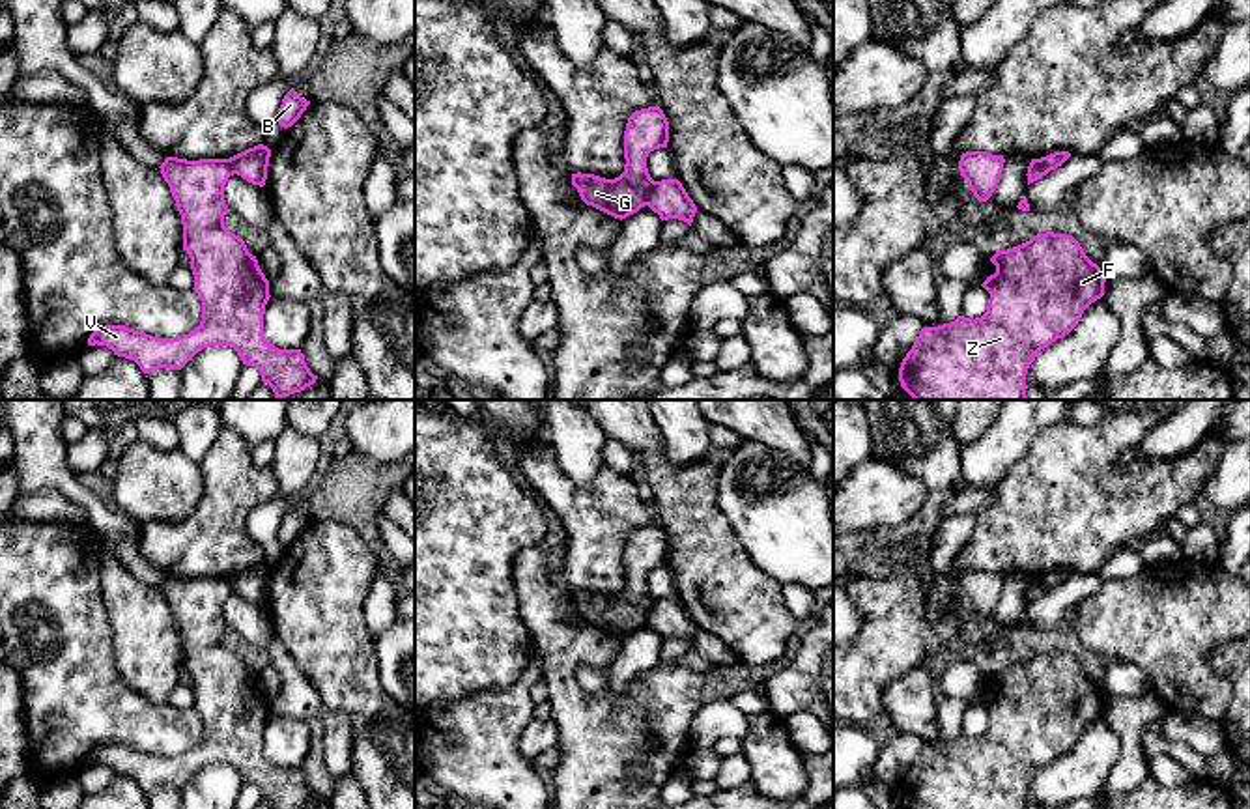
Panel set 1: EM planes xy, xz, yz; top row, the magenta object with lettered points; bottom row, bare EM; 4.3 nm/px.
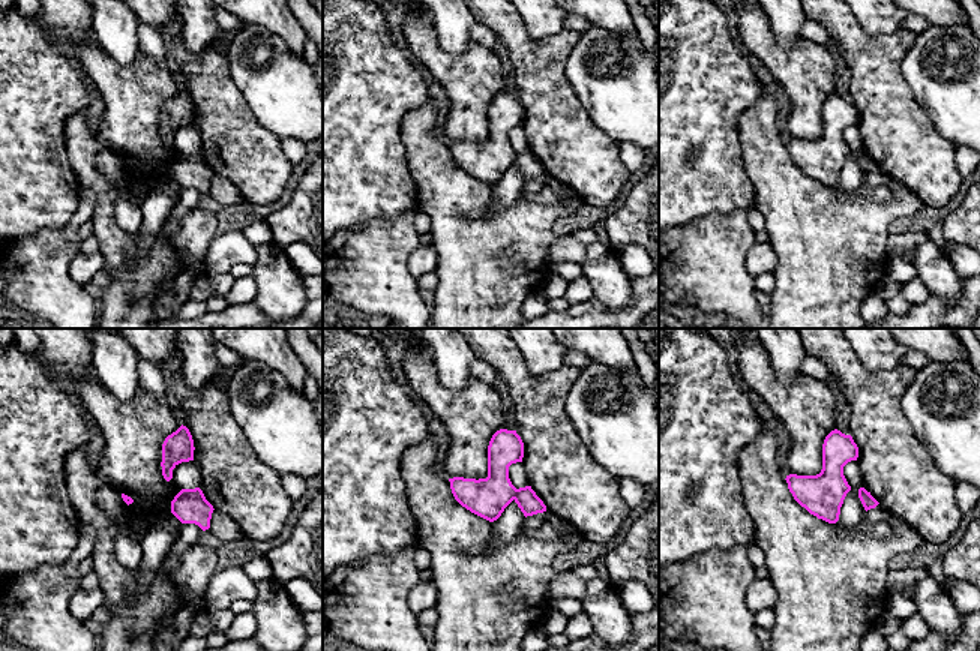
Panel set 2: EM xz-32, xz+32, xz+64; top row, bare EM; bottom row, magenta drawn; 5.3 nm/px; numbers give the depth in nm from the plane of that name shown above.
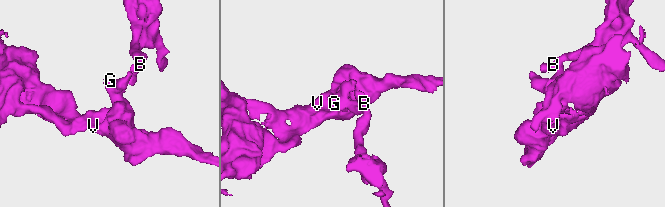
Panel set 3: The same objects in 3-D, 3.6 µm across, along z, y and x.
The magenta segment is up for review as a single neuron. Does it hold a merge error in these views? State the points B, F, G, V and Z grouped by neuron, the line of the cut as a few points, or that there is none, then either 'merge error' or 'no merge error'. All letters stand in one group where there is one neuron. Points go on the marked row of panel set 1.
B / F G V Z; cut in xz along (654, 182), (645, 204); merge error

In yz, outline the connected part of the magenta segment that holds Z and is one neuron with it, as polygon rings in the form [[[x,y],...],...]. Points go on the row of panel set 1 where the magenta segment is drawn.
[[[1037,234],[1018,247],[996,248],[990,262],[996,273],[981,284],[990,293],[987,312],[975,319],[959,316],[951,323],[923,327],[902,359],[899,381],[914,400],[1028,400],[1026,374],[1037,353],[1069,334],[1084,310],[1104,295],[1106,278],[1101,267],[1086,256],[1072,235]]]

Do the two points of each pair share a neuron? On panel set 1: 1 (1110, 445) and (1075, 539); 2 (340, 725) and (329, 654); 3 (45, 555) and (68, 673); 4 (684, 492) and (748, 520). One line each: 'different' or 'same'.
1: same
2: different
3: same
4: different

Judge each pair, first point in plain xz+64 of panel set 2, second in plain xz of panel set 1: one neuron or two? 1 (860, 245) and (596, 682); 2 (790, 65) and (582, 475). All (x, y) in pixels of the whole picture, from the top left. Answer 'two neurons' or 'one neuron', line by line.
1: two neurons
2: two neurons

